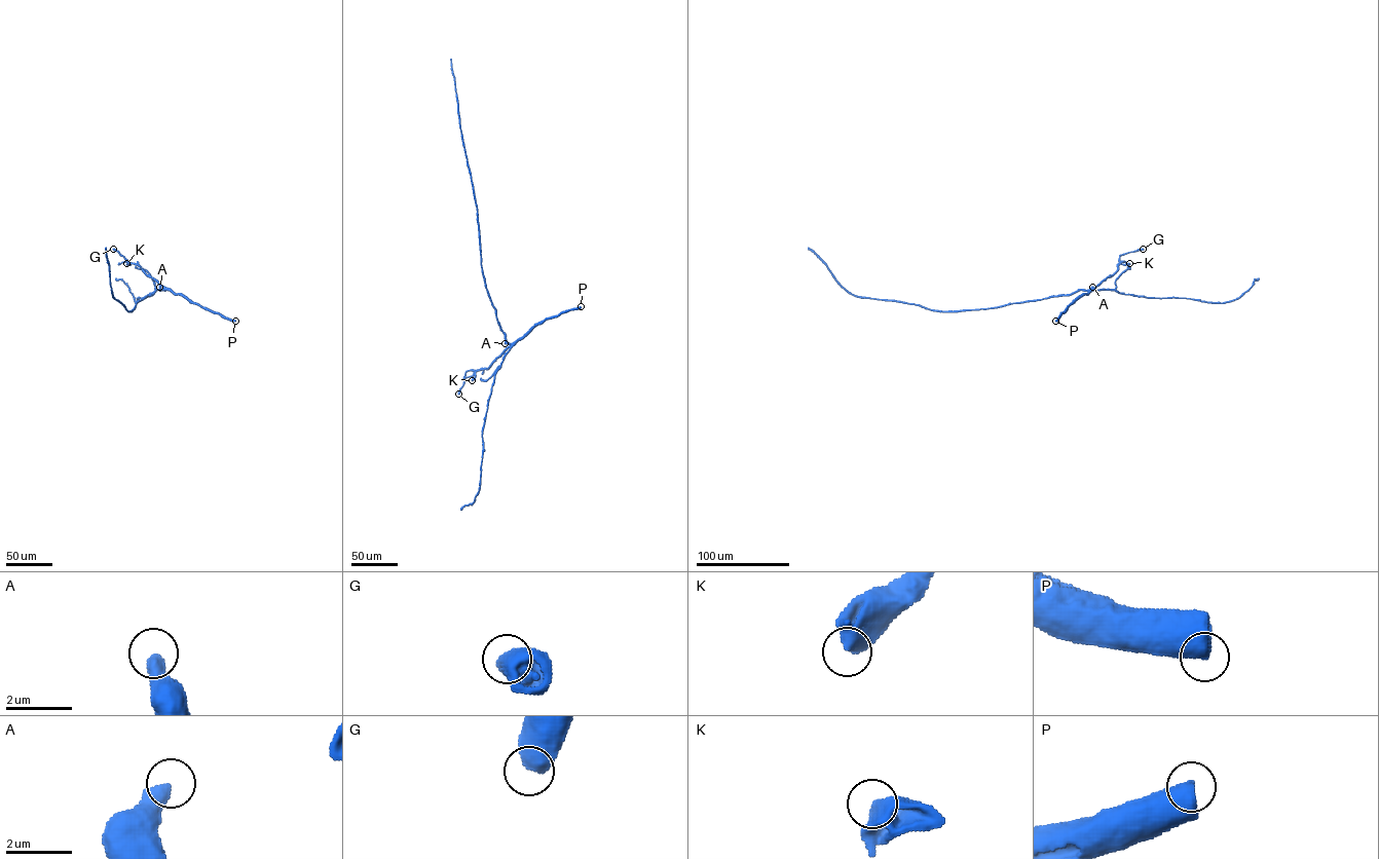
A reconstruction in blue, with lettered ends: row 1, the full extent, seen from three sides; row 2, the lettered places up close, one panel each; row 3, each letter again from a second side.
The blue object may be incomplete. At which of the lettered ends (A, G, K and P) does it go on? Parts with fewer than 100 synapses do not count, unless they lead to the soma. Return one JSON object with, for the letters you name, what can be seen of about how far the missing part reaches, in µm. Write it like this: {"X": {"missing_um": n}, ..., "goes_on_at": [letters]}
{"goes_on_at": []}

